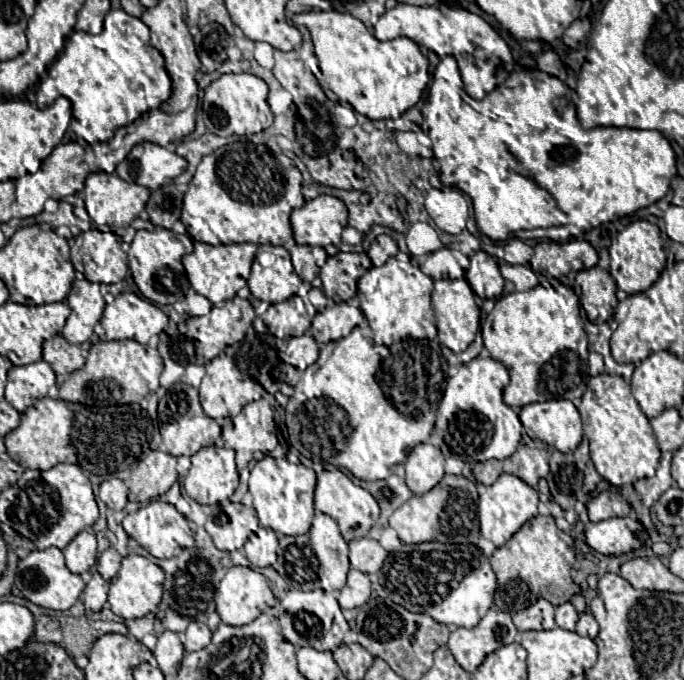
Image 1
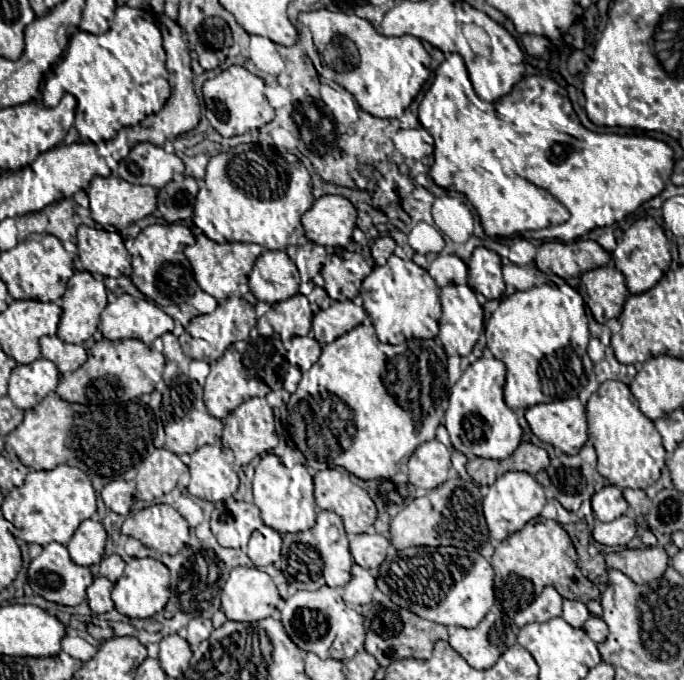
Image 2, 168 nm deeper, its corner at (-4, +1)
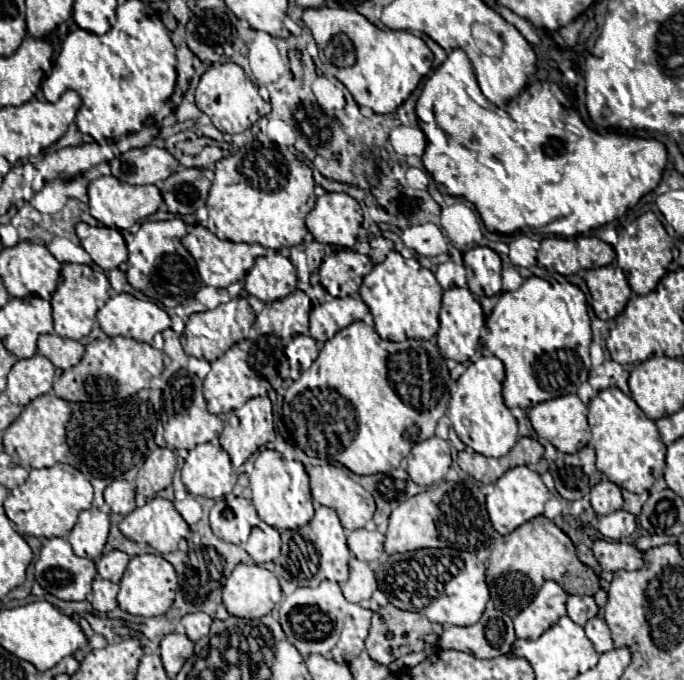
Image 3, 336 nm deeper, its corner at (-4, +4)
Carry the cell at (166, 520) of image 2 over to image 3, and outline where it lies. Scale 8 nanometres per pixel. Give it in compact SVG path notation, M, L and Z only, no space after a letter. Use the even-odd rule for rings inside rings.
M154 498L142 508L136 508L118 524L120 532L134 540L152 546L158 552L176 552L182 538L188 536L190 528L184 518L176 512L174 504L164 498Z

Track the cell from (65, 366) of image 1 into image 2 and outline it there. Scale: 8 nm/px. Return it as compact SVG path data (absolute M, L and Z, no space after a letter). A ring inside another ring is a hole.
M42 337L40 347L42 355L50 359L60 373L76 371L86 361L86 351L82 345L70 345L58 337Z

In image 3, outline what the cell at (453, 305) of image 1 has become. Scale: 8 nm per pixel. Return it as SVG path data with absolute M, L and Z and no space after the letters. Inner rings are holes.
M456 286L446 290L442 298L442 310L440 310L440 330L436 334L442 356L456 362L470 360L476 354L482 328L484 328L484 312L482 312L482 306L470 294L470 290L456 288Z

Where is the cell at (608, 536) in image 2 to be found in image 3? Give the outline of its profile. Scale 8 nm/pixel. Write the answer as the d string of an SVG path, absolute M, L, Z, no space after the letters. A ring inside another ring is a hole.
M616 510L612 514L600 516L598 520L600 520L598 530L602 532L602 536L610 540L626 540L636 530L636 518L626 510Z

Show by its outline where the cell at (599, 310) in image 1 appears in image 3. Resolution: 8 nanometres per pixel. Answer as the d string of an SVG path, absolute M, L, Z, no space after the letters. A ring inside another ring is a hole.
M618 266L586 270L584 280L592 297L591 306L597 317L602 320L616 318L624 310L632 290L628 286L624 272Z

